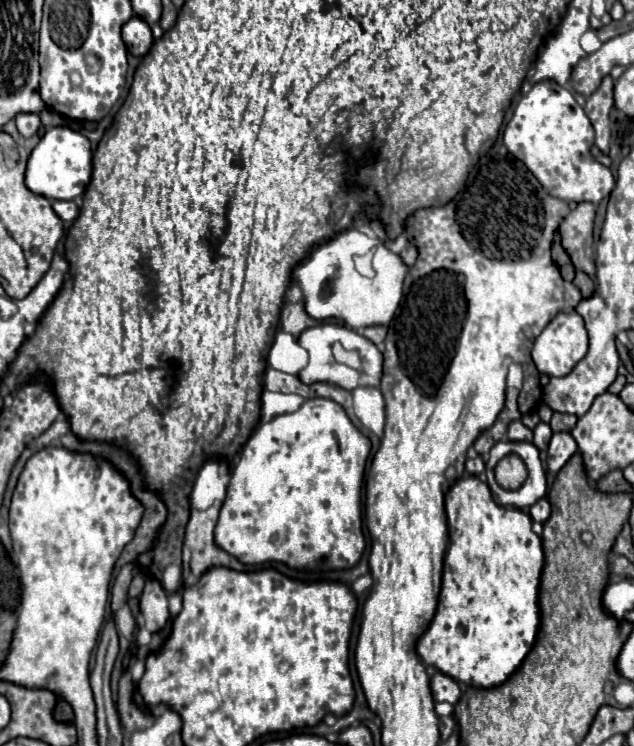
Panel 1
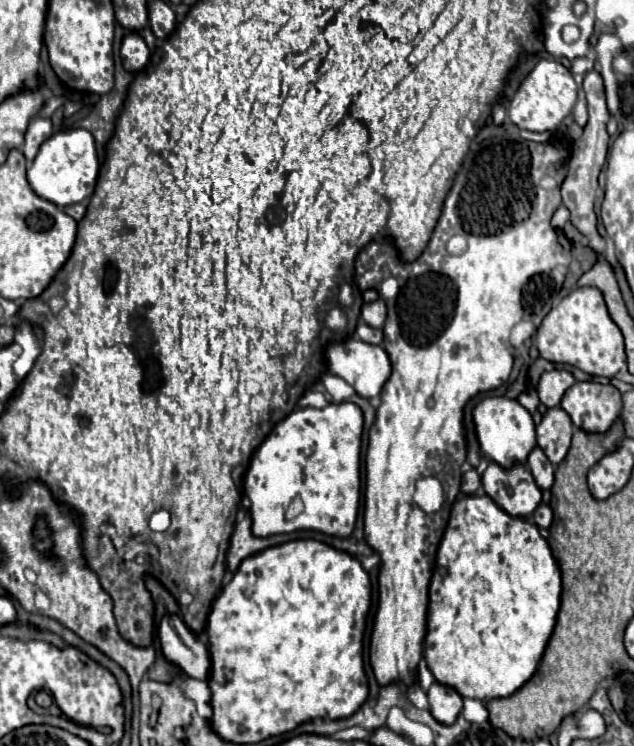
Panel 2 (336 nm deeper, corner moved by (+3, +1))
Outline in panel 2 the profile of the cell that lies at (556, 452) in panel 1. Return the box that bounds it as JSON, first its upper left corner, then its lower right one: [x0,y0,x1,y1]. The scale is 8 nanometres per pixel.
[537,407,573,465]

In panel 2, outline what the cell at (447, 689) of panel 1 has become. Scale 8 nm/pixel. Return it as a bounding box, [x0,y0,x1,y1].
[427,683,463,725]

